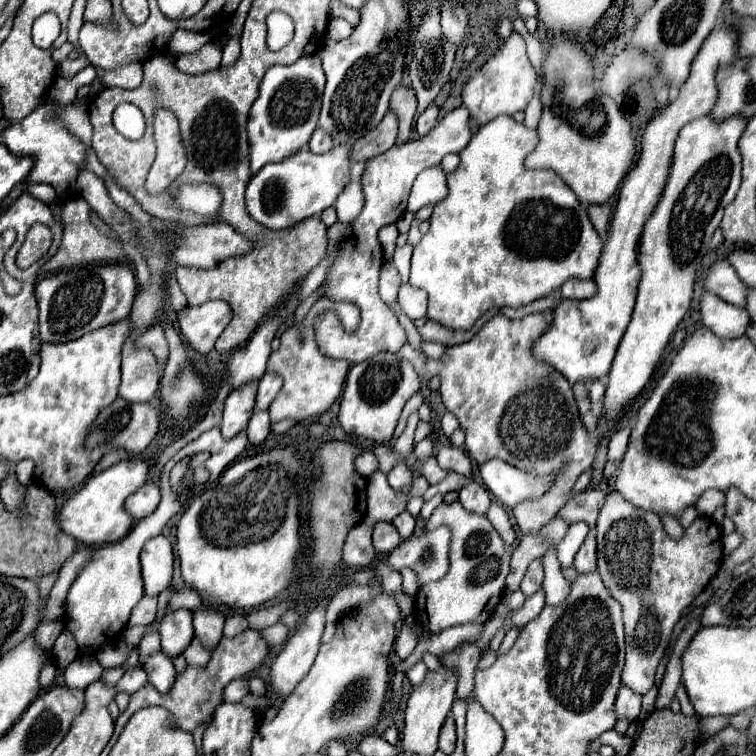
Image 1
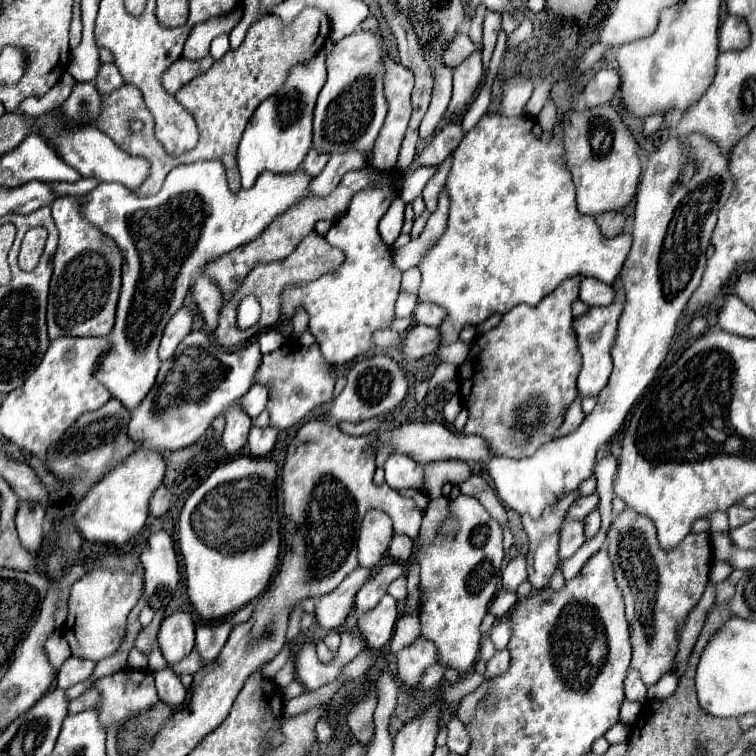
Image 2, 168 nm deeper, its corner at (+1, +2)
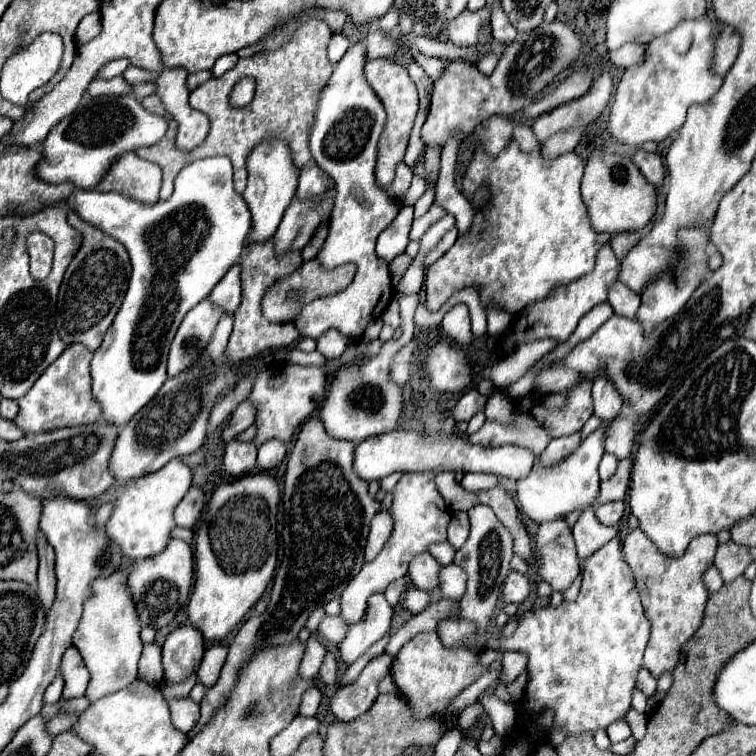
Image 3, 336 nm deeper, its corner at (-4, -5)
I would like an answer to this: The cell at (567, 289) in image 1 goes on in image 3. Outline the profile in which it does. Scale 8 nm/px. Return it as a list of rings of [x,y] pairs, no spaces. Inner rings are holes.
[[[614,282],[608,288],[608,302],[614,308],[614,314],[634,318],[638,306],[640,306],[640,296],[626,288],[622,282]]]

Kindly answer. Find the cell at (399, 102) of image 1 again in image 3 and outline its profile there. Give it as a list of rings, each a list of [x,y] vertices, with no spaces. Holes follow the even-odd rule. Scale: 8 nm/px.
[[[390,58],[368,60],[364,72],[366,72],[368,84],[374,88],[374,92],[382,100],[386,114],[388,114],[388,124],[378,142],[378,162],[376,162],[376,180],[386,188],[394,180],[396,166],[402,162],[406,146],[408,146],[410,130],[414,126],[414,118],[416,118],[416,110],[418,110],[418,90],[416,90],[416,84],[410,80],[408,70],[402,64],[392,62]]]

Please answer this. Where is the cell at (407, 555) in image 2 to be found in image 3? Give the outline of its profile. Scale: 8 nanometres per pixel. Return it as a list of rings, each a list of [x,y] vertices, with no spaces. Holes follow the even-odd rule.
[[[424,552],[412,558],[408,568],[408,578],[416,588],[432,590],[438,586],[438,570],[440,570],[440,564],[428,552]]]

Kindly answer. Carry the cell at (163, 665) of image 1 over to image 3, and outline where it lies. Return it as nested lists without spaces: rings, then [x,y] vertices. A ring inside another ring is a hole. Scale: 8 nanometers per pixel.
[[[174,698],[168,702],[168,706],[172,714],[172,724],[182,732],[190,732],[192,726],[198,722],[200,706],[192,698]]]

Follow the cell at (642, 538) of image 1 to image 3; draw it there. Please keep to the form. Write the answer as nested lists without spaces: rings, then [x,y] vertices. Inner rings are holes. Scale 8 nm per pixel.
[[[640,528],[632,530],[622,542],[624,560],[634,574],[644,614],[650,620],[650,640],[644,652],[644,666],[652,672],[654,678],[660,678],[664,672],[672,672],[676,668],[680,648],[700,628],[708,600],[708,590],[704,586],[702,576],[704,570],[712,566],[716,548],[718,548],[716,536],[704,534],[690,542],[682,558],[670,558],[662,554]]]

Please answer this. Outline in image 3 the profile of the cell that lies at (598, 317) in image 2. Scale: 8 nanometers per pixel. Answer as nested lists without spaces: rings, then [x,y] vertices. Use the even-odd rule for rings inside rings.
[[[594,378],[592,400],[594,400],[594,414],[602,420],[616,418],[620,412],[620,406],[622,406],[622,398],[620,398],[616,386],[612,386],[612,382],[608,382],[608,378]]]

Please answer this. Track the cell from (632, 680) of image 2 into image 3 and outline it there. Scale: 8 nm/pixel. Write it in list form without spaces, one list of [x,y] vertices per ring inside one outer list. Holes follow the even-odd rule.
[[[642,668],[642,670],[638,672],[636,688],[650,698],[650,696],[654,696],[654,692],[656,692],[656,678],[654,678],[646,668]]]

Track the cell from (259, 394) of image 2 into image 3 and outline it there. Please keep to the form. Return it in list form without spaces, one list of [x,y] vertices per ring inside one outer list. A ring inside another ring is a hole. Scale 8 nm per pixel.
[[[242,402],[236,412],[232,414],[232,418],[228,420],[228,424],[224,426],[224,432],[222,432],[222,438],[224,440],[230,440],[230,438],[236,438],[240,432],[244,432],[248,426],[254,424],[254,418],[256,418],[256,408],[252,406],[252,402]]]

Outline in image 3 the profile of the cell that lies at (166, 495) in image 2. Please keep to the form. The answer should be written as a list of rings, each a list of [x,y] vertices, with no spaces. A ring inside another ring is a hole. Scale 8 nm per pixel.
[[[192,486],[186,494],[186,498],[180,500],[180,504],[174,510],[174,522],[180,528],[192,528],[196,520],[200,518],[204,508],[204,492],[198,486]]]

